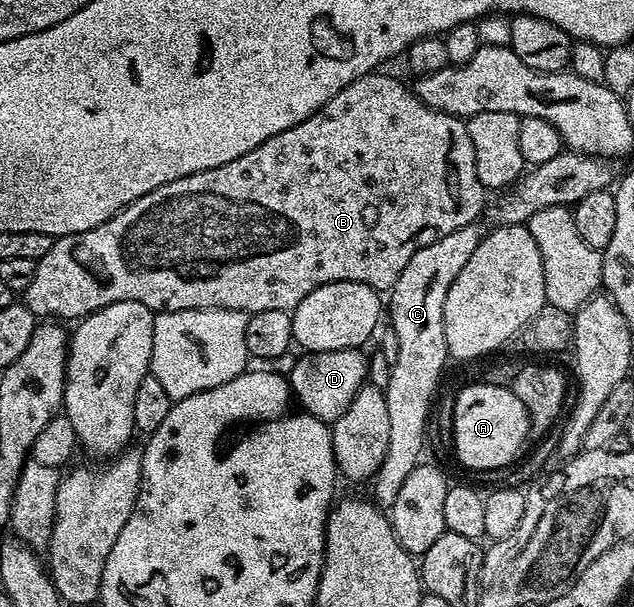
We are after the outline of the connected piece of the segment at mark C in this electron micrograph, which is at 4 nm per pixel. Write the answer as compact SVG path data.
M480 224L463 226L450 232L450 236L442 236L442 240L434 240L434 244L426 244L426 248L418 248L387 295L386 318L392 321L389 322L390 329L394 336L398 336L398 360L390 364L389 370L392 371L388 374L388 383L382 386L390 419L390 440L386 456L371 483L371 497L381 508L391 508L394 500L398 500L398 491L406 476L421 465L420 453L428 438L428 413L432 410L432 397L440 386L444 365L450 362L444 327L446 292L450 292L450 284L458 280L458 272L466 268L466 260L470 260L485 233L485 227L480 227Z

